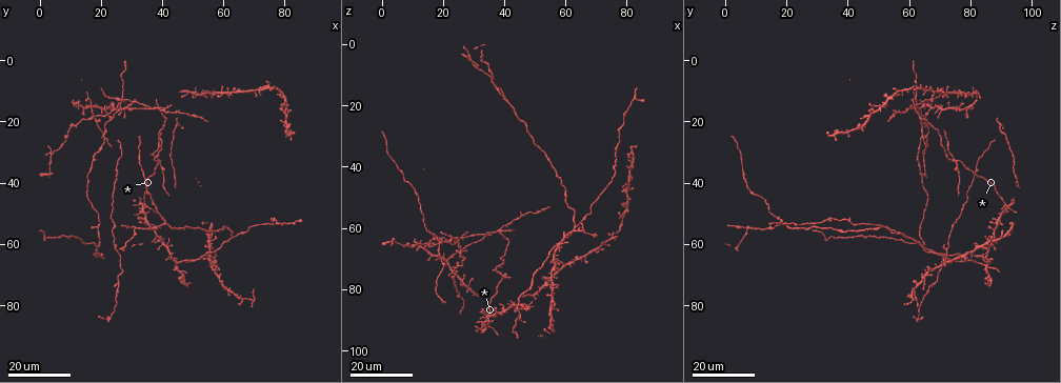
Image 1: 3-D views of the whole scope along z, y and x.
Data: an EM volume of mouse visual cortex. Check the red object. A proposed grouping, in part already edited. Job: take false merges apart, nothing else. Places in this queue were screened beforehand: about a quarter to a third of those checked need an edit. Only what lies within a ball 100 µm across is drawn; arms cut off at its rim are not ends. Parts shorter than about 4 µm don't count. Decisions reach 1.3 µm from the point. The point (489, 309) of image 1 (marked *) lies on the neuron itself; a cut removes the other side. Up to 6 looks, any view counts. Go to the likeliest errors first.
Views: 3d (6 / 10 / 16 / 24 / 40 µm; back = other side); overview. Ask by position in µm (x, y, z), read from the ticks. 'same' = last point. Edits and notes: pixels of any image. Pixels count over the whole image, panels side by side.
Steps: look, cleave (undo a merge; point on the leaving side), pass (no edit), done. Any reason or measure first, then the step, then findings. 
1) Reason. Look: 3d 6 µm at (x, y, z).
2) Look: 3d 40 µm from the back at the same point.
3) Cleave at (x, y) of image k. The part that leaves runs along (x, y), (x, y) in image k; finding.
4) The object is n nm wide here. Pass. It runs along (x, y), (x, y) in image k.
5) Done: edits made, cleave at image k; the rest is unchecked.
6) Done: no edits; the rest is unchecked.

Two arms at a narrow angle. Look: 3d 16 µm at (20, 24, 64).

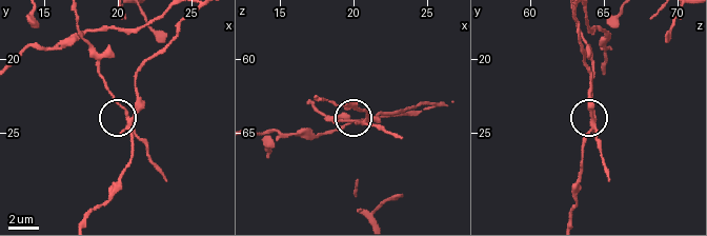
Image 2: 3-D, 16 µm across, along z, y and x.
Closer look. Look: 3d 10 µm at (20.8, 24.0, 64.2).

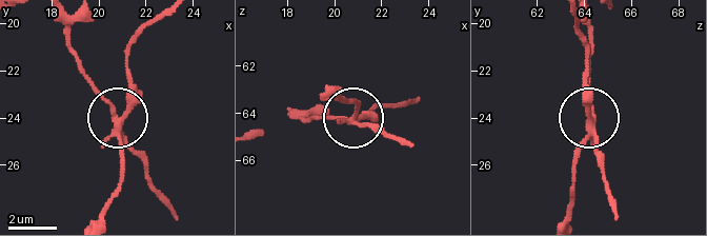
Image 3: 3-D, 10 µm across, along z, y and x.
Cleave at (139, 154) of image 3. The part that leaves runs along (116, 123), (114, 106), (69, 46), (67, 22) in image 3; a second neuron is stuck on.

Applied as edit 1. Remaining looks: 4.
Four arms meet. Look: 3d 24 µm at (39, 33, 75).

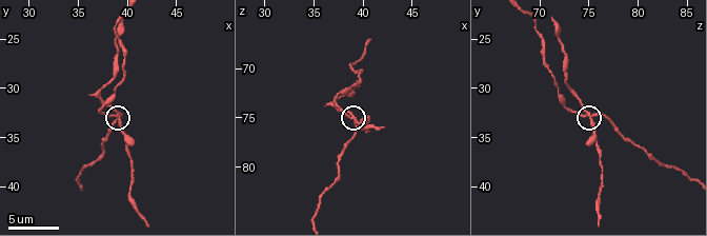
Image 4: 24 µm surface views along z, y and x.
Look: 3d 6 µm at (38.6, 32.8, 75.0).

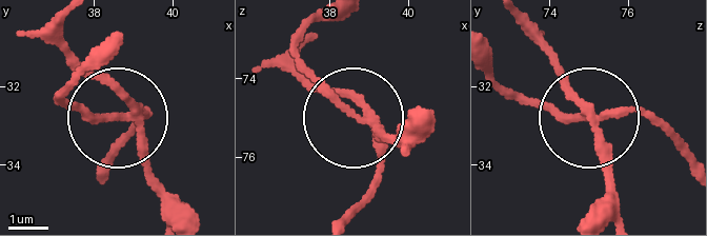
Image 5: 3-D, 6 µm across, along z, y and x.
Cleave at (153, 174) of image 5. The part that leaves runs along (140, 119), (163, 217) in image 5; two neurons meet here.

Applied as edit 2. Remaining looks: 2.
Done: edits made, cleave at image 3, cleave at image 5; the rest is unchecked.

